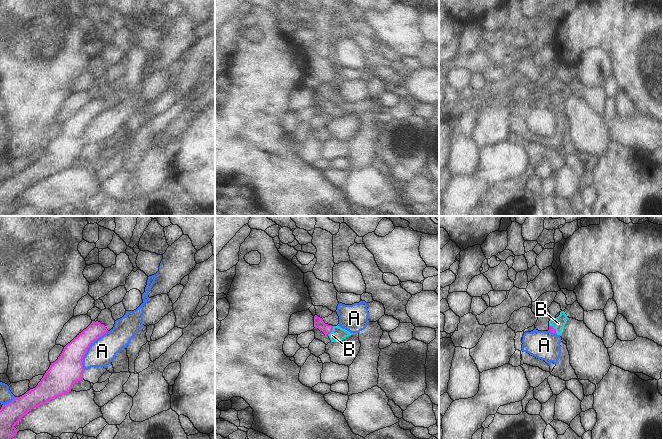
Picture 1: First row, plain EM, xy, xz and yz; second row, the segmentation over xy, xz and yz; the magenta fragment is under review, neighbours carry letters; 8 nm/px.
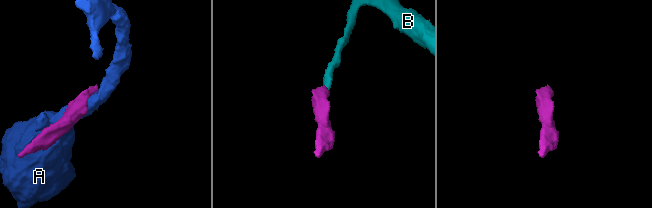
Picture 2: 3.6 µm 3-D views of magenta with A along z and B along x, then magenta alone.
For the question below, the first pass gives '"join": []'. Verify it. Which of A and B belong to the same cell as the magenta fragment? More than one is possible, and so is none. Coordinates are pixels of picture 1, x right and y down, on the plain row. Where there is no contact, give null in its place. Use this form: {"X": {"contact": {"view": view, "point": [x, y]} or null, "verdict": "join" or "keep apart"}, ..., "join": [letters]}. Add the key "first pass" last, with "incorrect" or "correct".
{"A": {"contact": {"view": "xy", "point": [87, 125]}, "verdict": "keep apart"}, "B": {"contact": {"view": "xz", "point": [331, 107]}, "verdict": "join"}, "join": ["B"], "first pass": "incorrect"}

